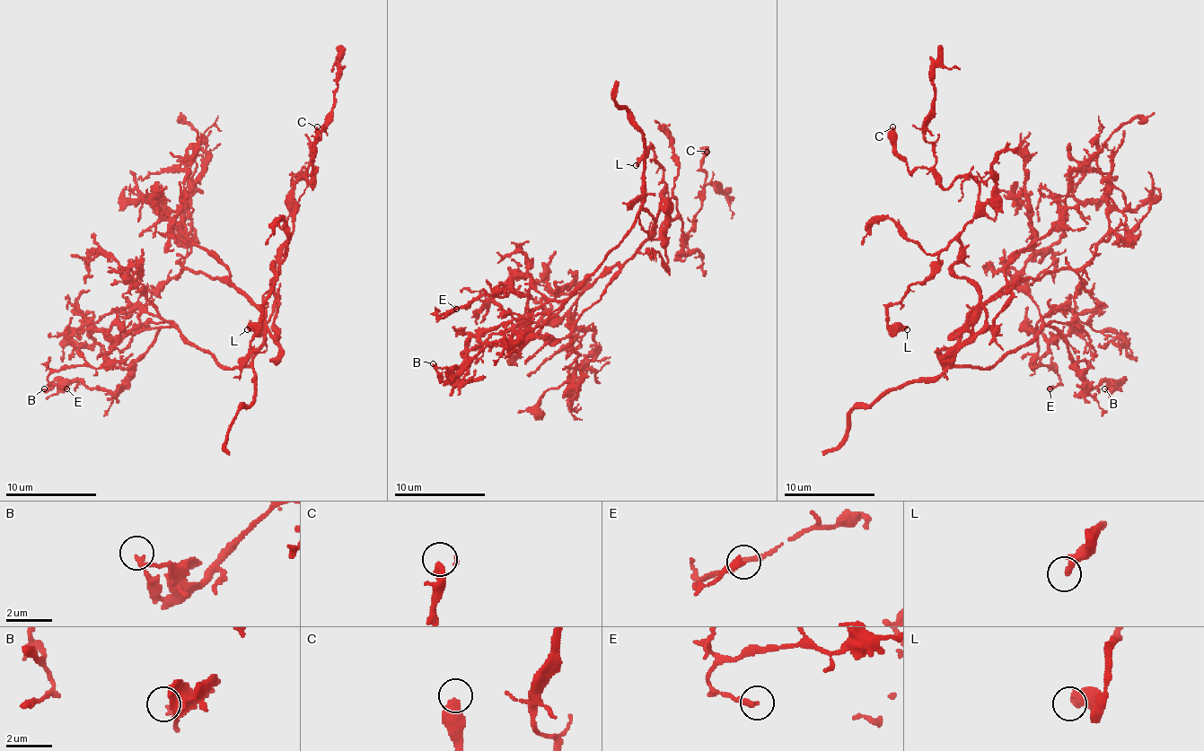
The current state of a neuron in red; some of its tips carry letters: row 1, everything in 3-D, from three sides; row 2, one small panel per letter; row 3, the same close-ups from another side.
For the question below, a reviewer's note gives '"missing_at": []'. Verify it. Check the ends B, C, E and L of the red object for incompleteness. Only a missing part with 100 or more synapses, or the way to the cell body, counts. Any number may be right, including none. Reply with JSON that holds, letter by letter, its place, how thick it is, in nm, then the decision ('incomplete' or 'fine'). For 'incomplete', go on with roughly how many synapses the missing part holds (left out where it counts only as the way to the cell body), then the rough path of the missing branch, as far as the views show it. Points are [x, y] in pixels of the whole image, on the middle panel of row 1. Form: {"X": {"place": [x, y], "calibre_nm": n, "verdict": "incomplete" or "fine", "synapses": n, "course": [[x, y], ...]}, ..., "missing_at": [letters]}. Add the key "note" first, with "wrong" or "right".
{"note": "right", "B": {"place": [433, 363], "calibre_nm": 170, "verdict": "fine"}, "C": {"place": [707, 152], "calibre_nm": 440, "verdict": "fine"}, "E": {"place": [456, 309], "calibre_nm": 260, "verdict": "fine"}, "L": {"place": [636, 165], "calibre_nm": 400, "verdict": "fine"}, "missing_at": []}

